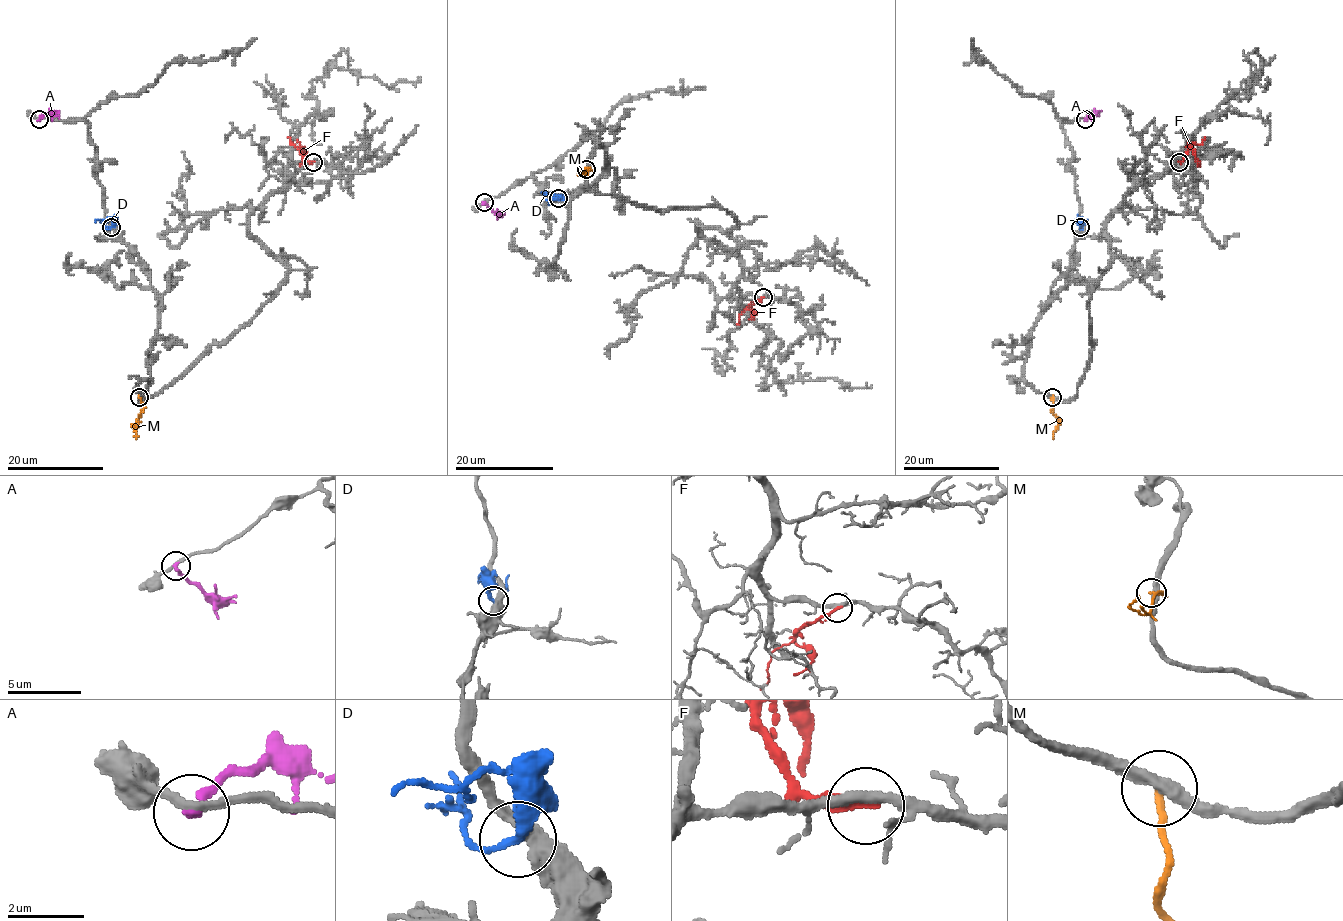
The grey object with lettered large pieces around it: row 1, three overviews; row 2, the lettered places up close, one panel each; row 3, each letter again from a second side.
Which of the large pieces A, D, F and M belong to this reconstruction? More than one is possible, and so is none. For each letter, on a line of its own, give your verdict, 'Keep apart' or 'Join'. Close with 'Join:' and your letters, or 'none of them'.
A: Keep apart
D: Keep apart
F: Keep apart
M: Keep apart
Join: none of them

